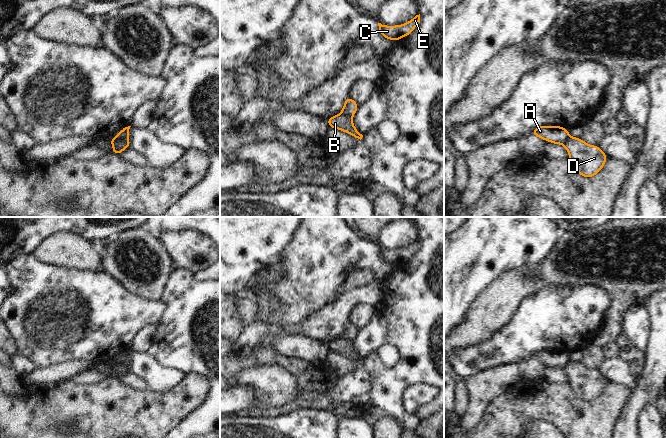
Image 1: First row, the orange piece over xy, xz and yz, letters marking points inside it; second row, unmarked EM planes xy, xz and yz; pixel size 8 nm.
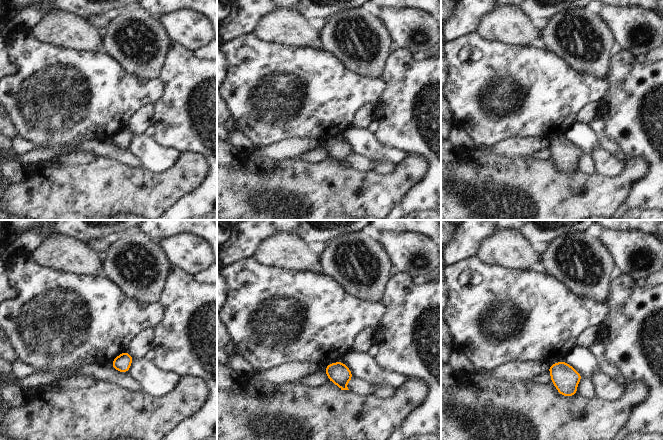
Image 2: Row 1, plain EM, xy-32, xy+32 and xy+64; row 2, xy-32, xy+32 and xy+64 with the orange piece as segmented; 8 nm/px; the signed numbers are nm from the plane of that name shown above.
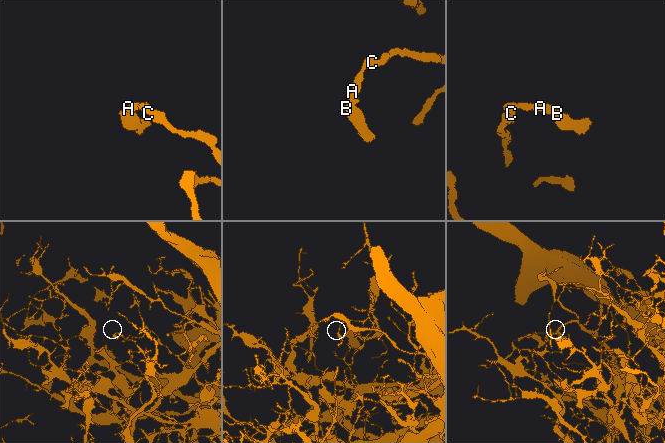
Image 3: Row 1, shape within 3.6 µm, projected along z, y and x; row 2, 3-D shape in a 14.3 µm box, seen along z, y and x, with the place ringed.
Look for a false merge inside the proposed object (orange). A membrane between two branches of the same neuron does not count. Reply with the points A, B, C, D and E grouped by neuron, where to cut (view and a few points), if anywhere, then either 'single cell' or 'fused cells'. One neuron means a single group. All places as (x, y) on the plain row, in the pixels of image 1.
A C E / B D | xy (116, 360), (119, 364), (128, 368) | fused cells

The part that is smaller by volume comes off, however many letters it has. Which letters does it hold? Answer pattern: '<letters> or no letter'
B, D.

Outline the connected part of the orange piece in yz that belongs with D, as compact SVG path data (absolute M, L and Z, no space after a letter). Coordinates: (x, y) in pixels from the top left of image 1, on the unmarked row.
M569 361L565 371L576 397L587 402L599 397L609 382L599 370L587 368L581 362Z

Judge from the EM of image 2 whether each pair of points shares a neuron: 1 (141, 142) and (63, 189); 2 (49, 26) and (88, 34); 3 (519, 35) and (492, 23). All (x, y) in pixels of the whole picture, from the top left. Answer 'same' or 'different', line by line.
1: different
2: same
3: same

